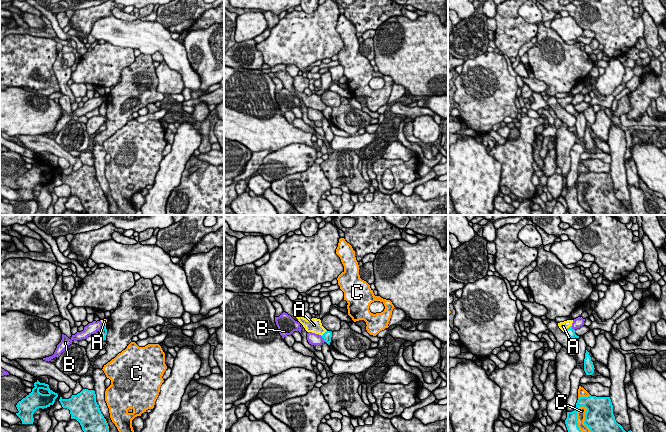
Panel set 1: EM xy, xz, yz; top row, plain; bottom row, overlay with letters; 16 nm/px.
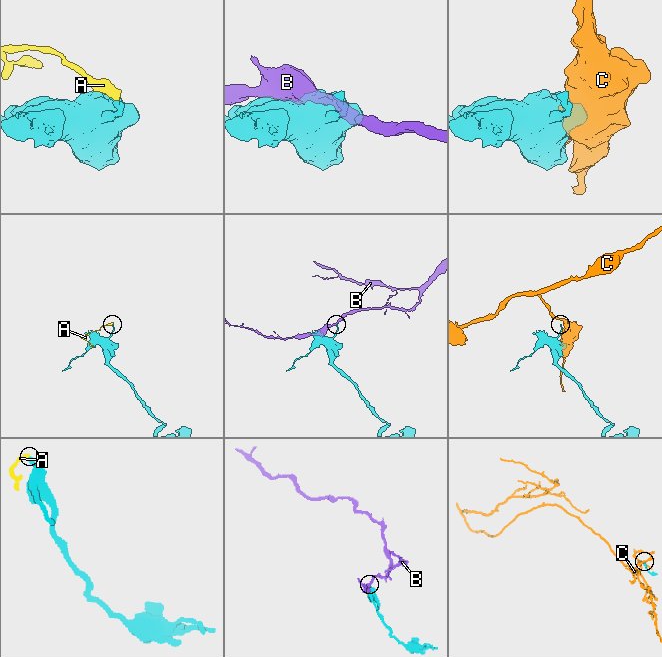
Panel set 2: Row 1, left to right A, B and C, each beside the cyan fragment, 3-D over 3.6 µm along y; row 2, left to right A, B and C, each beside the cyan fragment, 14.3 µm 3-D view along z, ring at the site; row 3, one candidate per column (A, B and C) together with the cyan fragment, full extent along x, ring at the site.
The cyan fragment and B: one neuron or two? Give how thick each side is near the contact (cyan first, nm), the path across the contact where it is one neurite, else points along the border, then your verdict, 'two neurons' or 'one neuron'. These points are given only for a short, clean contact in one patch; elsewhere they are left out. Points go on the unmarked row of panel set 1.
calibres 130 and 180 nm; border xy (105, 101), (98, 106); two neurons

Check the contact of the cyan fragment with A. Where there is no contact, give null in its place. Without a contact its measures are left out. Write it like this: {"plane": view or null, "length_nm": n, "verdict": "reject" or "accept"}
{"plane": "yz", "length_nm": 140, "verdict": "reject"}

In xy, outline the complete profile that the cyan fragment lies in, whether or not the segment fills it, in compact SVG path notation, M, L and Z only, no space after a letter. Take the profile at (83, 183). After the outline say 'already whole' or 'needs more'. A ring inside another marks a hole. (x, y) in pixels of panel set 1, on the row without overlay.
M83 165L69 175L59 175L63 184L70 186L71 195L76 195L88 215L109 215L108 200L96 178L94 166Z; already whole

